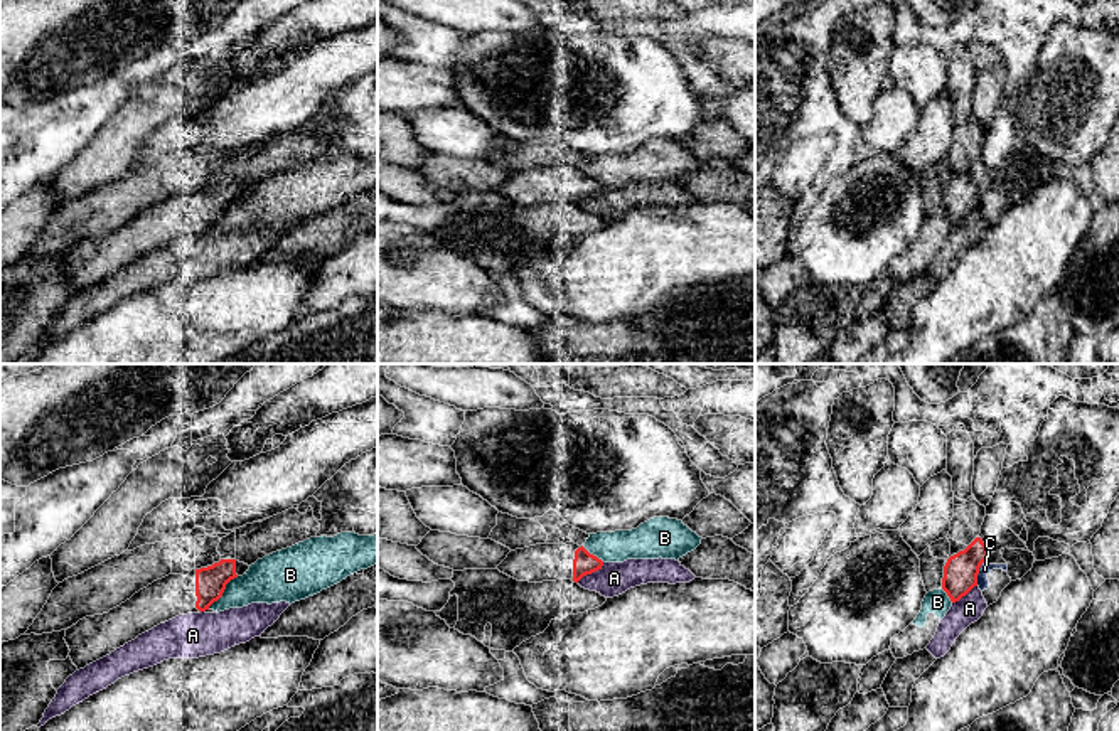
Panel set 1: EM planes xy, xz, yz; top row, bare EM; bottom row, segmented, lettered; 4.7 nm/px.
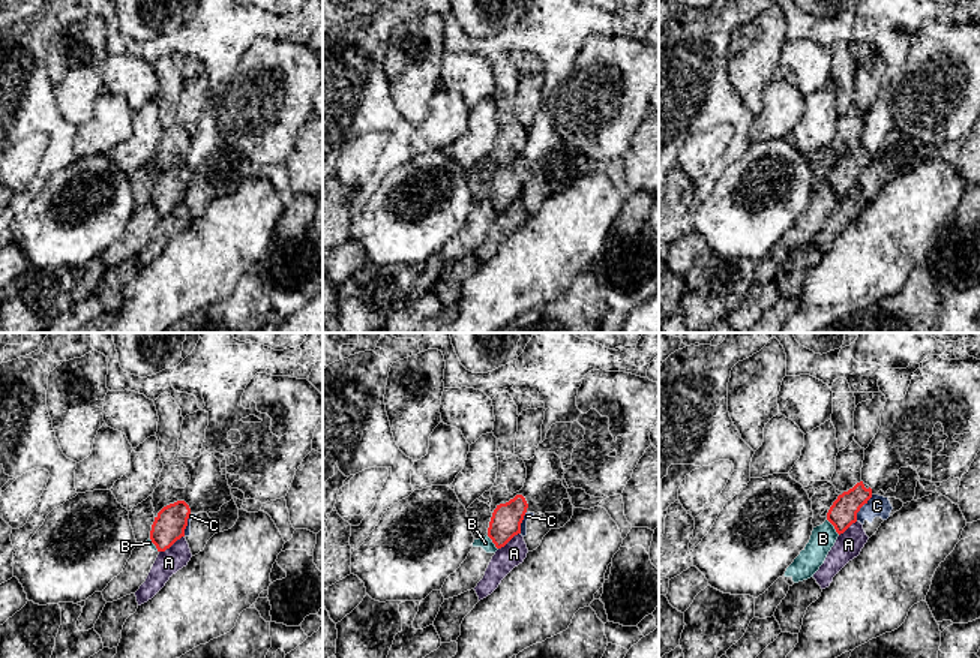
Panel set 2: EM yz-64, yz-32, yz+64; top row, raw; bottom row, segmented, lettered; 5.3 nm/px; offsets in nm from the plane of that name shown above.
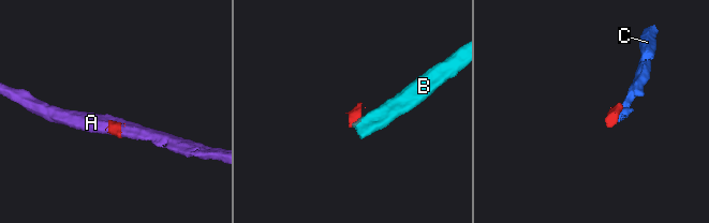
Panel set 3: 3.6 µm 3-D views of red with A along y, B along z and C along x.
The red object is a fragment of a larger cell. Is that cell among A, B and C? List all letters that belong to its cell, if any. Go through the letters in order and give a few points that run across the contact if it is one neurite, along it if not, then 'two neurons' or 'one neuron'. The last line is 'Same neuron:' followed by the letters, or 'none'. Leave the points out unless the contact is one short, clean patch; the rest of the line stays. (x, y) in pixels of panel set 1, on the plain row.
A: two neurons
B: xy (238, 199), (226, 208), (224, 214), (208, 231) | two neurons
C: two neurons
Same neuron: none

